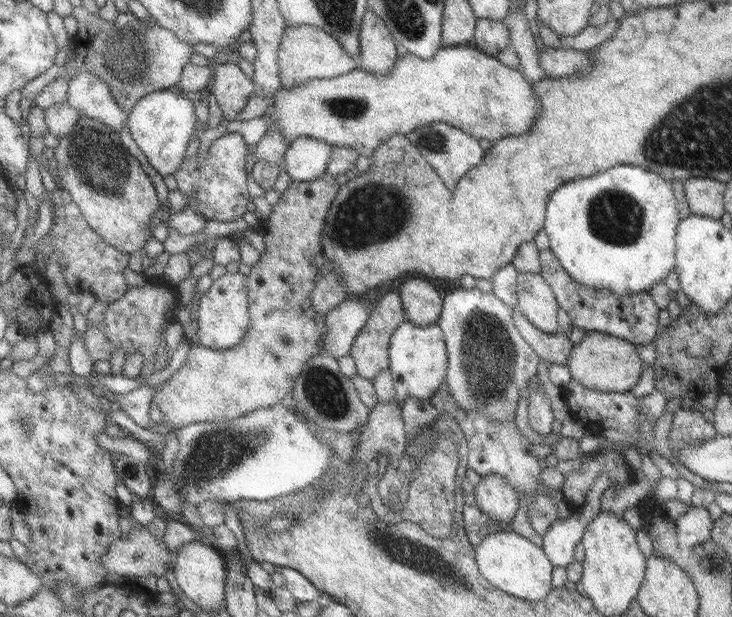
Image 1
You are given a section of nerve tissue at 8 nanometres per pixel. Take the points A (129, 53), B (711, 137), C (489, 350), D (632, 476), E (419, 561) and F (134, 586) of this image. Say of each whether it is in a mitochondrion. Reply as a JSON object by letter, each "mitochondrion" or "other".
{"A":"mitochondrion","B":"mitochondrion","C":"mitochondrion","D":"other","E":"mitochondrion","F":"other"}

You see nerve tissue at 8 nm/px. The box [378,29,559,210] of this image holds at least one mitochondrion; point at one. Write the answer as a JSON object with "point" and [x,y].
{"point":[434,141]}

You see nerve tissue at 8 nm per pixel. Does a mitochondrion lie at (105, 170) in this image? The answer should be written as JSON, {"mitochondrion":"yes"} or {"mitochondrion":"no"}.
{"mitochondrion":"yes"}

